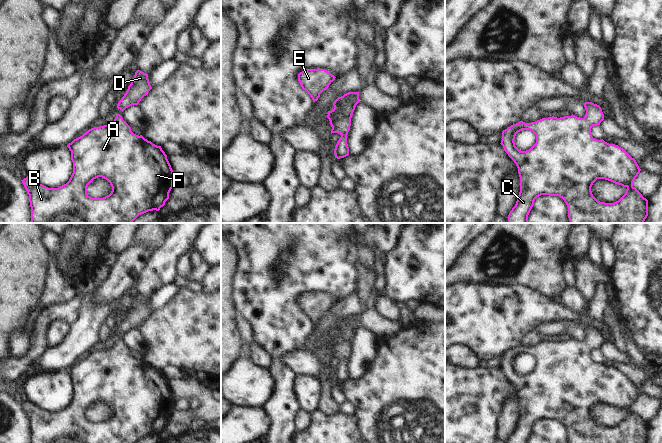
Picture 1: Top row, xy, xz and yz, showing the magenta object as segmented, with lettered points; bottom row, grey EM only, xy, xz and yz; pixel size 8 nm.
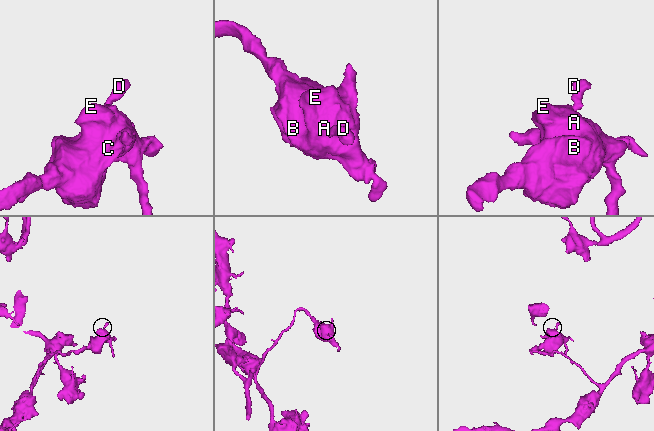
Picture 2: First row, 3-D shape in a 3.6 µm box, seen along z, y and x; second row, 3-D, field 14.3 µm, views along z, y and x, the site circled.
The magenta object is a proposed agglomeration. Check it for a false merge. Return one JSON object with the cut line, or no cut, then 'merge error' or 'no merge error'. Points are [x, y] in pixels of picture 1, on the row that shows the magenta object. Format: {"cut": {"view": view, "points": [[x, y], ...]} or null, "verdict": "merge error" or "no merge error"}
{"cut": null, "verdict": "no merge error"}

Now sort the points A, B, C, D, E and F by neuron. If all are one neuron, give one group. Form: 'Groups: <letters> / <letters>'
Groups: A B C D E F

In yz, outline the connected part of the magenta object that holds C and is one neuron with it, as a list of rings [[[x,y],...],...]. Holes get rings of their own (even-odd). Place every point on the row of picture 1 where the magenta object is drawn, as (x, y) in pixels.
[[[585,102],[586,114],[583,118],[575,115],[564,117],[542,118],[535,122],[525,123],[520,121],[502,131],[501,145],[508,156],[518,168],[520,177],[520,192],[515,206],[508,215],[508,223],[528,223],[528,215],[534,205],[534,201],[541,195],[559,196],[568,207],[570,223],[644,223],[648,216],[648,200],[633,186],[635,178],[640,173],[636,160],[623,148],[615,144],[609,144],[603,139],[592,137],[591,128],[600,125],[604,120],[604,114],[599,105]],[[522,130],[530,130],[536,135],[536,143],[526,151],[521,151],[515,146],[515,136]],[[597,179],[605,179],[615,184],[626,187],[625,194],[614,203],[598,201],[592,194],[591,187]]]

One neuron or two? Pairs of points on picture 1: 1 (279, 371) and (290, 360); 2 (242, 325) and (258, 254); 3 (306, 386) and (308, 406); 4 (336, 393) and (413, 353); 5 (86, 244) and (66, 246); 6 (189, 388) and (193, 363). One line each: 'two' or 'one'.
1: two
2: two
3: one
4: two
5: two
6: two

